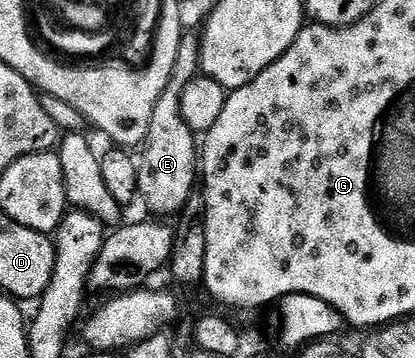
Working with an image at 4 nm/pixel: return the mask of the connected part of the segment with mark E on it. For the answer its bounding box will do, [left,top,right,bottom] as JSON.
[139,34,200,217]

